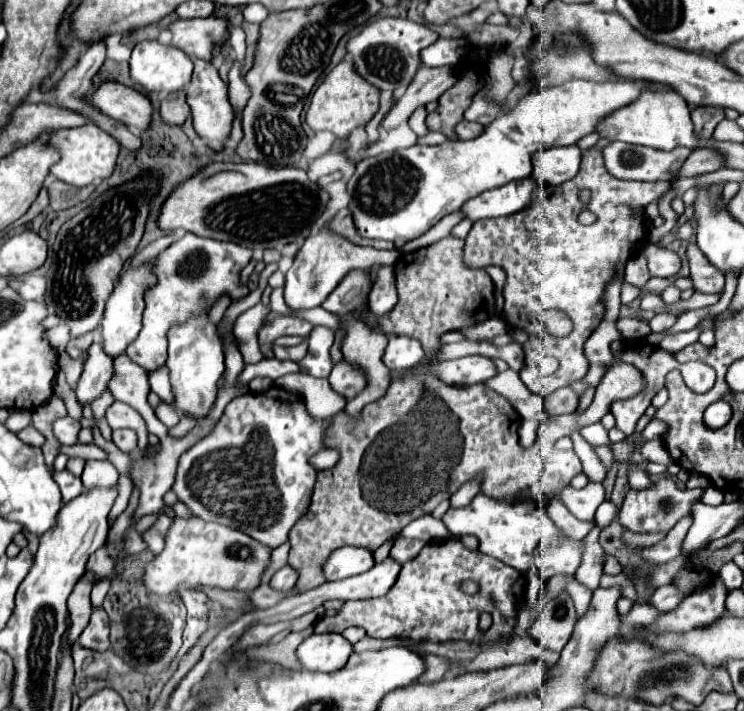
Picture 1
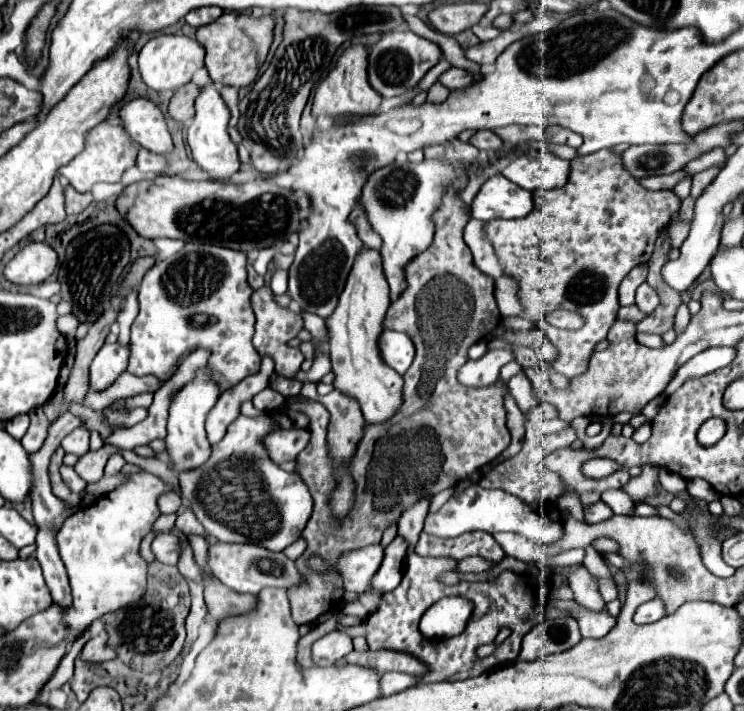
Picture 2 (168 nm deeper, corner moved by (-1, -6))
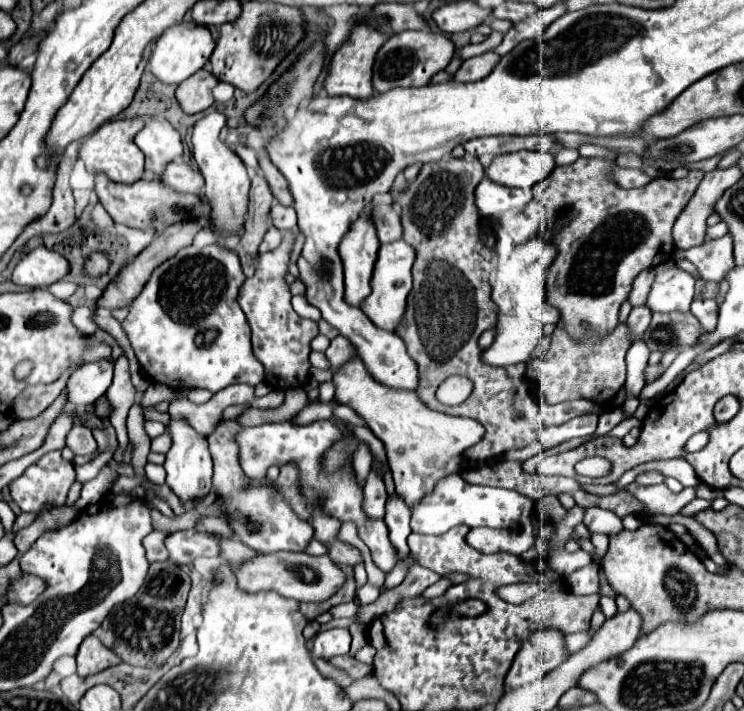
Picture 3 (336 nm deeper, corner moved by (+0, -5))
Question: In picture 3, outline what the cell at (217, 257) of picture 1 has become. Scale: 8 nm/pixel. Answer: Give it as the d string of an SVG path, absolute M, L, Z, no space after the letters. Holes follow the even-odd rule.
M207 245L207 247L185 247L175 257L161 263L141 293L131 303L127 319L121 323L133 349L139 365L145 369L151 381L169 385L171 389L207 389L217 393L233 383L257 385L265 381L265 369L259 365L257 357L251 351L251 329L237 303L239 289L245 281L239 257L235 251Z

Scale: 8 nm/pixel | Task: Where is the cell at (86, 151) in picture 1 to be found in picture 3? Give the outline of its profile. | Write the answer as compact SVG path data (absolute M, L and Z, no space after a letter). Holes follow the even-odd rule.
M145 117L139 119L121 119L121 121L107 121L101 125L89 139L85 139L79 147L79 159L85 163L91 175L103 173L107 179L117 183L135 183L143 177L143 157L141 149L133 143L133 137L145 125Z

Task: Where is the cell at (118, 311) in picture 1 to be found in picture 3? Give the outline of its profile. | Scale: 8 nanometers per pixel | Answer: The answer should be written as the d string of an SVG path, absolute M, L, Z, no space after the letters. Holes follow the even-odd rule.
M111 359L81 365L67 381L69 403L89 405L97 401L113 381L113 367L115 363Z

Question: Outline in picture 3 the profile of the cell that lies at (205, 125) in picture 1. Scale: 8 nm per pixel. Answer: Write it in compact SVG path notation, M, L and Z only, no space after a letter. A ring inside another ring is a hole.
M211 111L203 119L193 125L191 145L193 145L193 159L199 165L199 171L205 179L205 197L209 197L215 213L215 225L227 229L227 233L217 237L237 235L245 221L247 201L249 201L249 175L243 161L237 157L233 149L229 149L221 139L221 129L225 125L225 115L221 111Z

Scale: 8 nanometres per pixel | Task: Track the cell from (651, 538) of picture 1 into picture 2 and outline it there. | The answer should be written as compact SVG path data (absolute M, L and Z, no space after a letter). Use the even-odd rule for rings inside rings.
M596 538L596 540L592 542L592 546L594 546L598 552L602 552L602 554L606 554L606 552L618 552L618 544L612 542L610 538Z

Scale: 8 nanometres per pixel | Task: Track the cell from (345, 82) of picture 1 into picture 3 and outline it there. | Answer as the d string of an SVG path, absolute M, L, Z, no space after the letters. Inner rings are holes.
M357 25L349 39L335 51L333 59L331 59L331 67L329 67L329 73L325 77L325 83L323 83L323 89L327 91L329 97L337 97L337 95L347 95L347 97L353 97L353 99L369 99L373 97L373 87L371 87L371 73L373 73L373 59L375 59L375 53L379 51L379 47L387 41L389 37L379 33L377 29L371 29L371 27L365 27L365 25Z

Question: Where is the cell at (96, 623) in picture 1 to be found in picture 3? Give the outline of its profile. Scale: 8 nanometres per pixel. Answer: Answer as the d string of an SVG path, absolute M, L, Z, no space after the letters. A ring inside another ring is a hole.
M93 633L87 635L83 639L83 643L79 645L77 675L81 675L81 677L99 673L99 671L103 671L111 665L117 665L117 663L121 663L121 659L111 649L107 649Z

